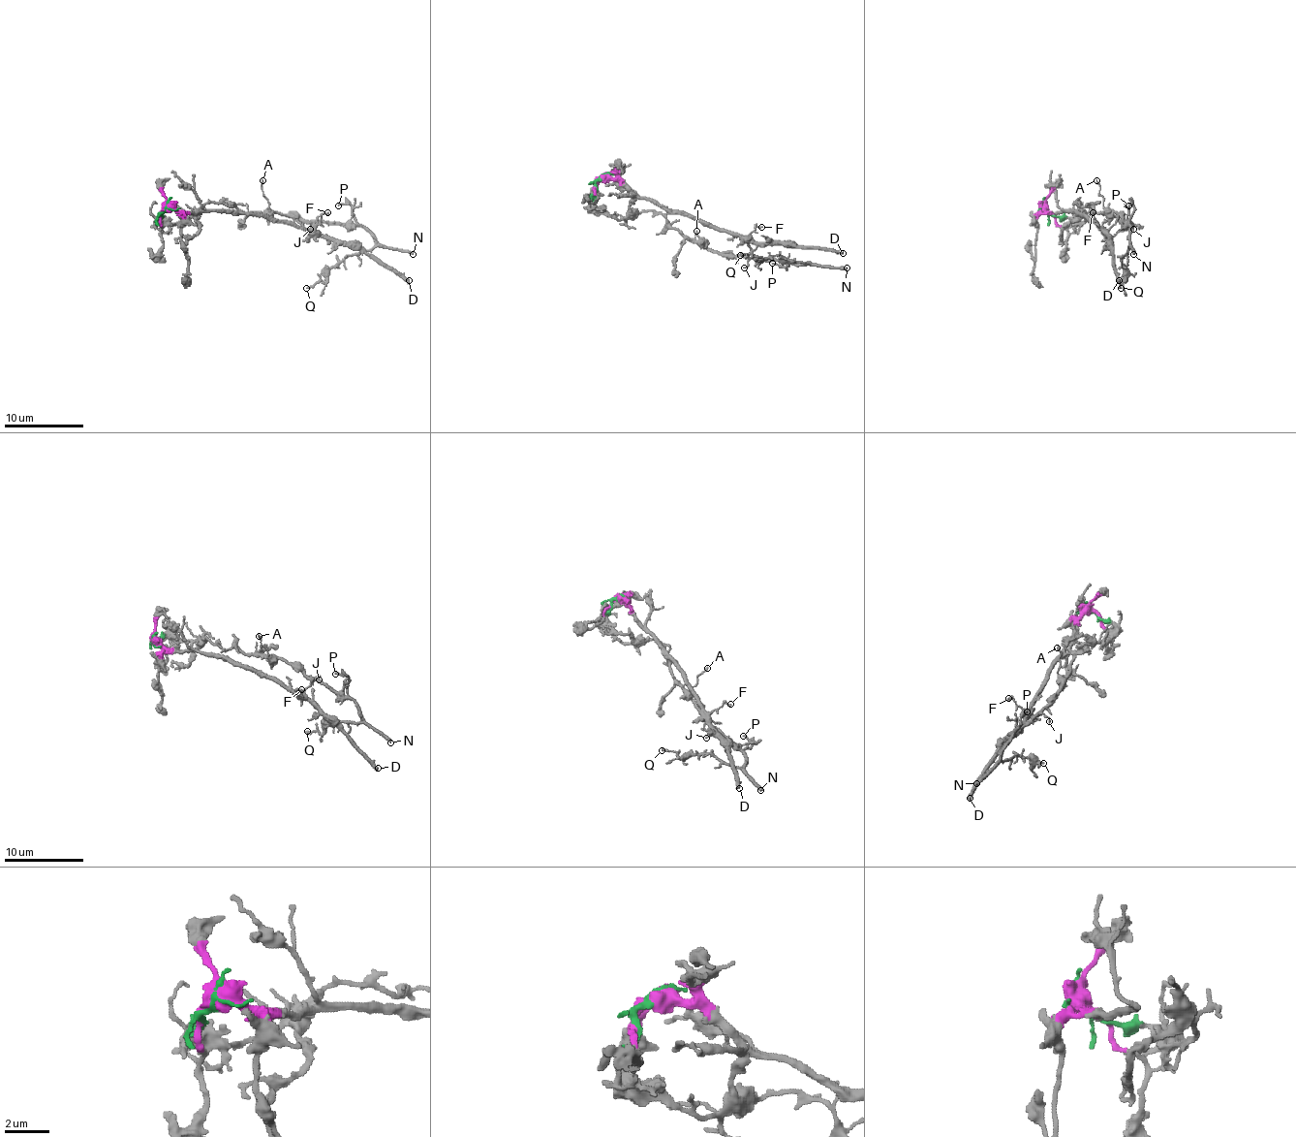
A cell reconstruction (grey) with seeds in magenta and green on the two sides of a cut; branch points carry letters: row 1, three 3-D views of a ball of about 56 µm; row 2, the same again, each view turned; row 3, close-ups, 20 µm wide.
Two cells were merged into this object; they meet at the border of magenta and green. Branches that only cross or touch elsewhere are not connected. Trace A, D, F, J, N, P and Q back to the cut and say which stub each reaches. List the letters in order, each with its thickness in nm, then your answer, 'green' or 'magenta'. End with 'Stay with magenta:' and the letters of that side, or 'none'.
A: 110 nm | green
D: 320 nm | magenta
F: 150 nm | magenta
J: 80 nm | green
N: 260 nm | green
P: 110 nm | green
Q: 150 nm | green
Stay with magenta: D, F

